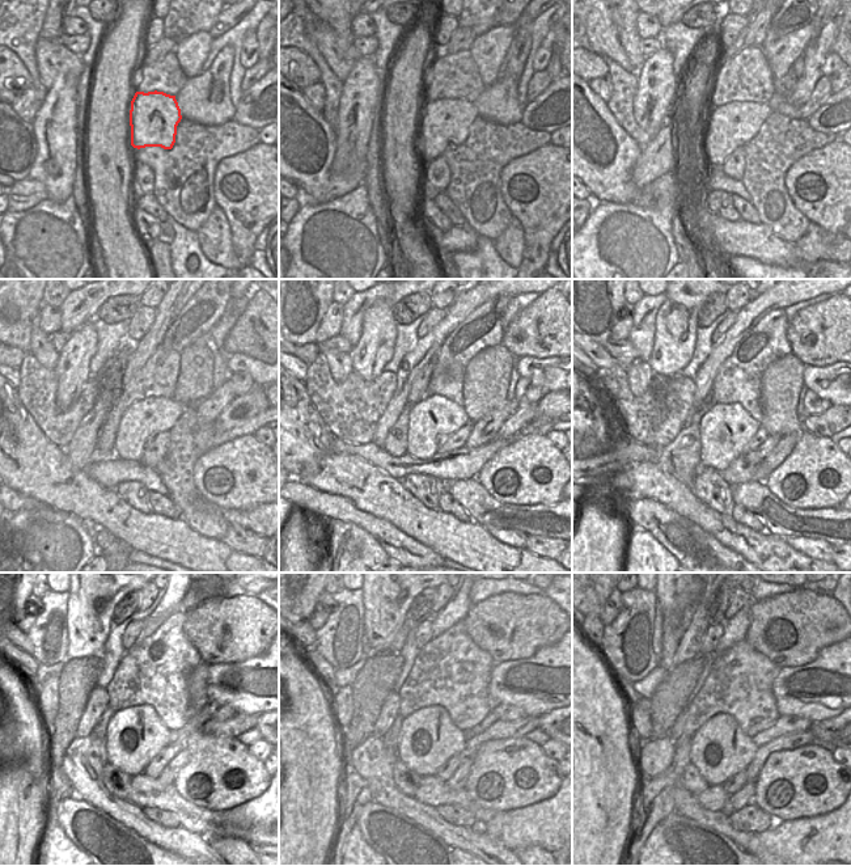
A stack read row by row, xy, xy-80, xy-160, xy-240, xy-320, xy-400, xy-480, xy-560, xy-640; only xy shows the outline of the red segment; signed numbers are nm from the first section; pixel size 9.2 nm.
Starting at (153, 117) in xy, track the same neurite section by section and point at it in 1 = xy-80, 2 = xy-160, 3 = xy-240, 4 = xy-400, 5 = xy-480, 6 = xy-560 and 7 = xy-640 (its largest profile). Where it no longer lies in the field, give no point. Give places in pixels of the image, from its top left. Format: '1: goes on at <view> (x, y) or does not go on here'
1: goes on at xy-80 (443, 123)
2: goes on at xy-160 (731, 126)
3: goes on at xy-240 (143, 419)
4: goes on at xy-400 (725, 430)
5: goes on at xy-480 (135, 735)
6: goes on at xy-560 (428, 738)
7: goes on at xy-640 (719, 750)

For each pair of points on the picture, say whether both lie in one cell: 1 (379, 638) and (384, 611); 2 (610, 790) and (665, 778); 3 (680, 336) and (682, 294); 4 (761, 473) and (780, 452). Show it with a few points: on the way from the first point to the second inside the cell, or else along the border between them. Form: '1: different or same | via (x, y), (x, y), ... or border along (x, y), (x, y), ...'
1: same | via (380, 632), (384, 617)
2: different | border along (638, 777), (631, 814)
3: same | via (680, 325), (682, 304)
4: same | via (765, 468), (775, 457)

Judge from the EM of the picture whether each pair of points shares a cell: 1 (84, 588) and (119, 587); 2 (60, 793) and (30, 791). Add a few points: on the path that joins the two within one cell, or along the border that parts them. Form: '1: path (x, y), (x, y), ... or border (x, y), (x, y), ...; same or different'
1: path (93, 588), (110, 587); same
2: border (46, 790), (47, 797); different

